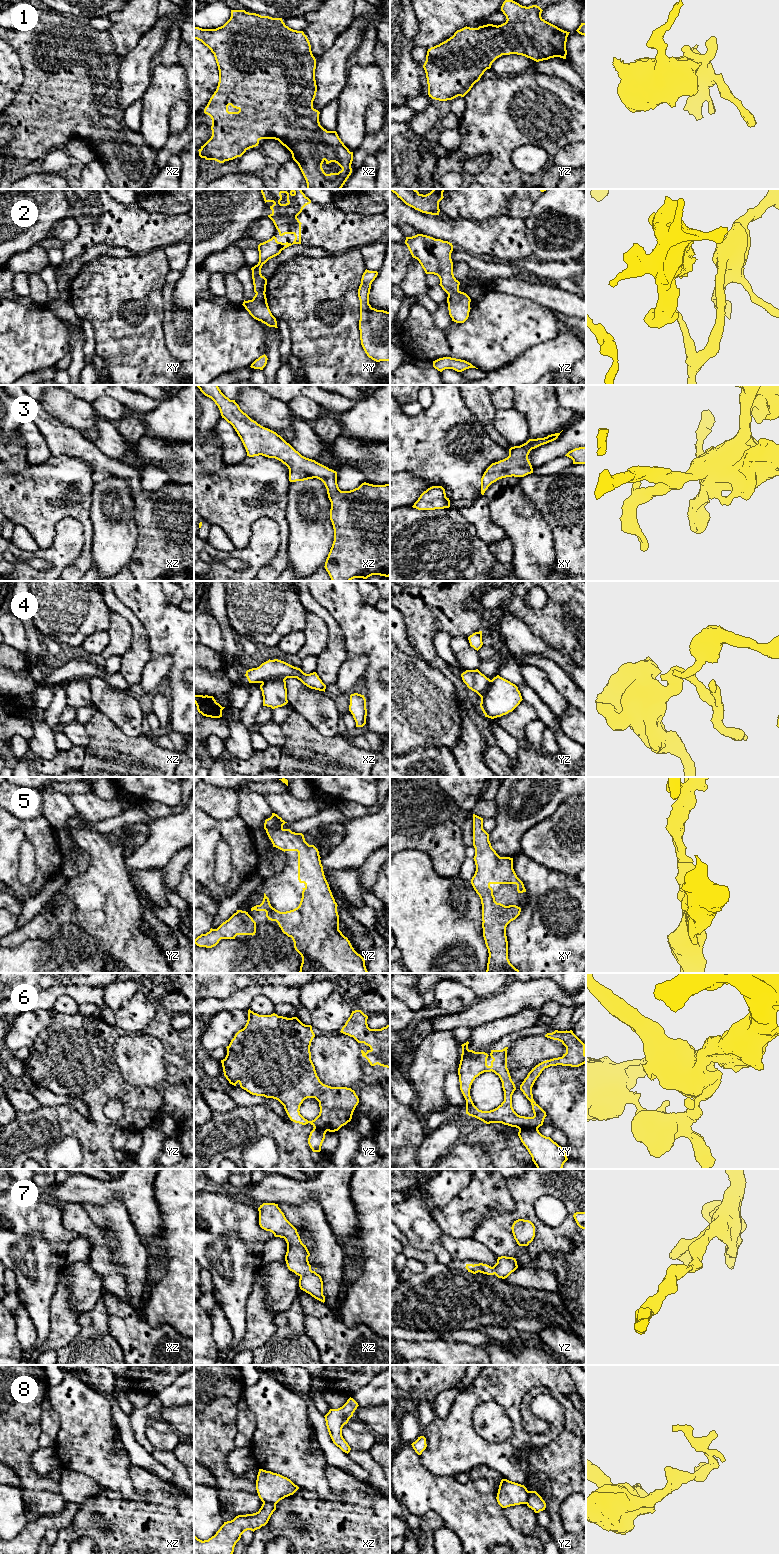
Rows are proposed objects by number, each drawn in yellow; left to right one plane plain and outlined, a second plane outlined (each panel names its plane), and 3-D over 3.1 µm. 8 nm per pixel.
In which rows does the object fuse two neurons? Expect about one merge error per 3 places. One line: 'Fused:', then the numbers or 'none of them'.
Fused: 4, 6, 8

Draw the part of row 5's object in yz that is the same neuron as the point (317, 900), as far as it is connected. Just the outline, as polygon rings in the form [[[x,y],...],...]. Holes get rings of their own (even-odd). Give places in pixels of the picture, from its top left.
[[[272,813],[272,816],[265,820],[264,829],[273,847],[284,852],[298,852],[298,880],[305,884],[300,904],[293,910],[280,912],[271,906],[264,893],[262,903],[252,907],[251,911],[265,911],[268,920],[276,921],[282,932],[292,938],[295,950],[302,957],[299,973],[368,973],[364,958],[354,950],[348,938],[339,930],[338,905],[325,878],[318,849],[309,845],[302,833],[284,829],[285,823],[287,822],[281,817]]]

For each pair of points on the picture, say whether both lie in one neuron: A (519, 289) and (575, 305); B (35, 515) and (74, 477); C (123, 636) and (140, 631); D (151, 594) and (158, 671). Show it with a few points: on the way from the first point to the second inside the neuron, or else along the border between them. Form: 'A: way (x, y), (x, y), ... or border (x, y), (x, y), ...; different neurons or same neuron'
A: way (533, 292), (561, 301); same neuron
B: way (39, 503), (62, 480); same neuron
C: border (118, 614), (131, 626), (131, 646), (122, 656); different neurons
D: border (152, 657), (171, 659), (171, 667), (166, 678); different neurons

